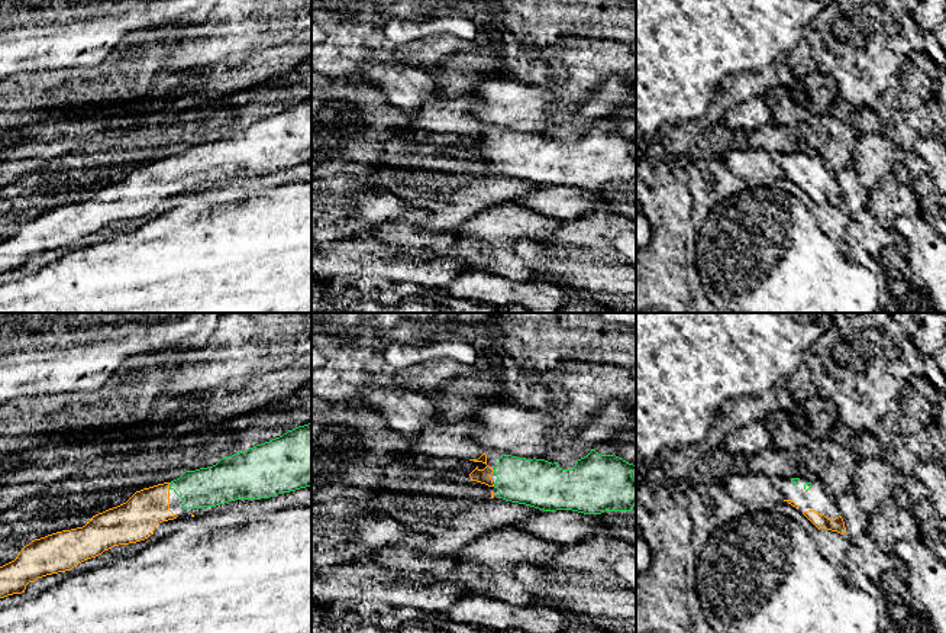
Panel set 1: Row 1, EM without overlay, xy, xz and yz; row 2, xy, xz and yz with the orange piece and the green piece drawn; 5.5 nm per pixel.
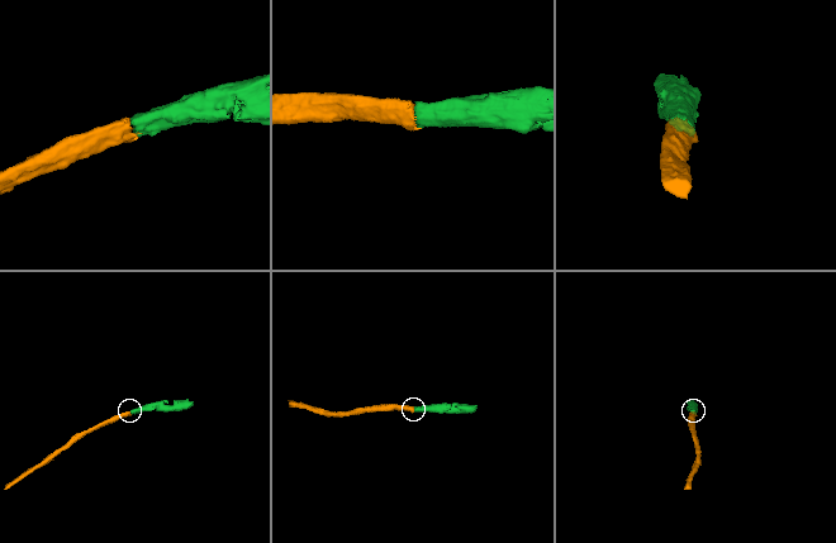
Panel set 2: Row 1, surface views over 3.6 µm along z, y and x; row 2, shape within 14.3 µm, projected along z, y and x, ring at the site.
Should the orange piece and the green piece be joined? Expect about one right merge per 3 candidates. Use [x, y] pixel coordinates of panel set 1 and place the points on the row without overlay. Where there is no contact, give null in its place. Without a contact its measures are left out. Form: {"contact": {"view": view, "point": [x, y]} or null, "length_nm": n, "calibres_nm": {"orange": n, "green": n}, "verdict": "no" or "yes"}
{"contact": {"view": "xy", "point": [168, 161]}, "length_nm": 40, "calibres_nm": {"orange": 220, "green": 220}, "verdict": "yes"}

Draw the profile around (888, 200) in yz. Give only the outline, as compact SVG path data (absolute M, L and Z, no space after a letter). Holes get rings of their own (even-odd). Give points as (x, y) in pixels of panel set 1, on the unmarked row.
M885 177L869 190L866 209L882 227L888 229L897 217L918 213L918 198L911 187Z

